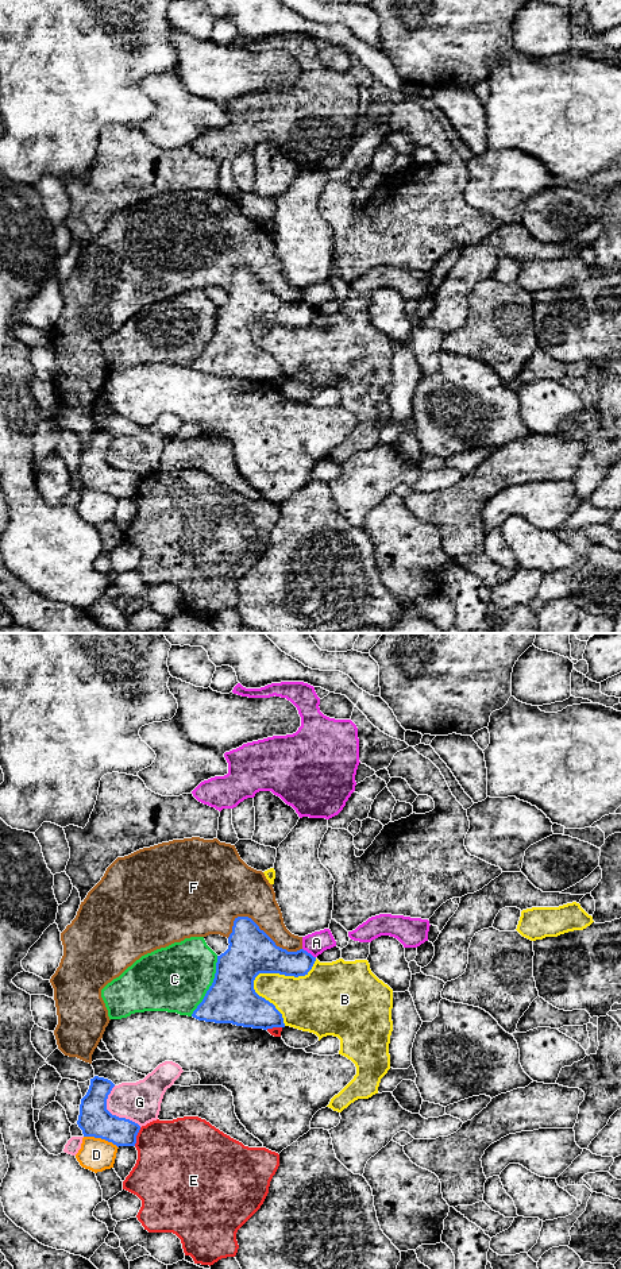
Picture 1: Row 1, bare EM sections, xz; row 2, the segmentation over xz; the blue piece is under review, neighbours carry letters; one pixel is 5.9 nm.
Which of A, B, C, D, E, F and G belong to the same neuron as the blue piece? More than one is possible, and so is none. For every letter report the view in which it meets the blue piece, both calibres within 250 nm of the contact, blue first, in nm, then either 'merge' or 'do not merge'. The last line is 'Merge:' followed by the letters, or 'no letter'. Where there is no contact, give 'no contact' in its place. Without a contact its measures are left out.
A: xz | 180/130 nm | do not merge
B: xz | 280/240 nm | do not merge
C: xz | 280/400 nm | do not merge
D: xz | 190/200 nm | do not merge
E: xz | 180/420 nm | do not merge
F: xz | 280/300 nm | do not merge
G: xz | 190/240 nm | do not merge
Merge: no letter

